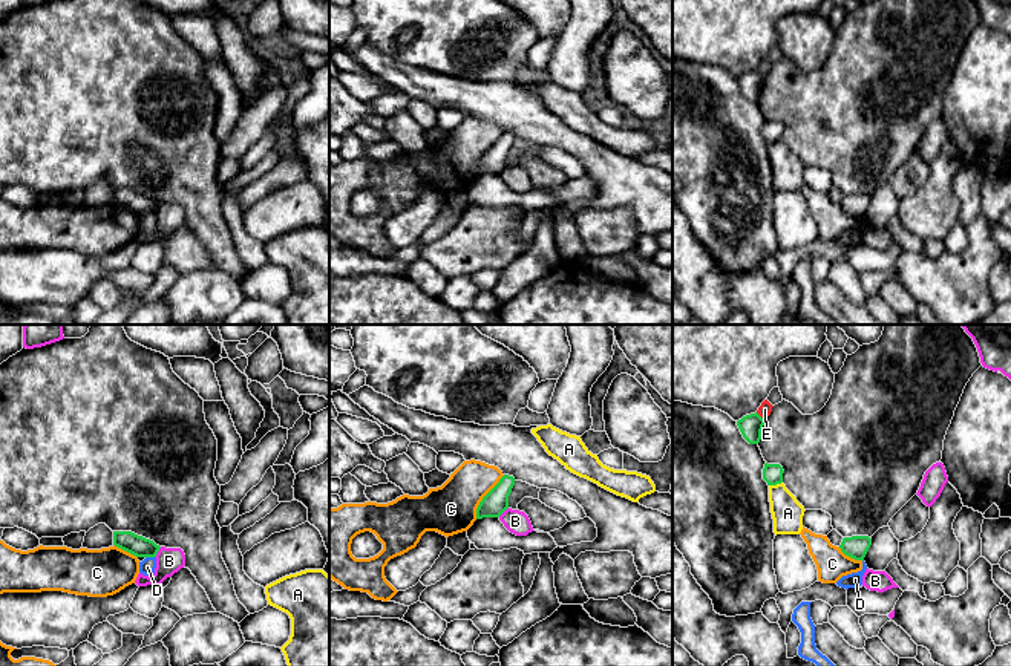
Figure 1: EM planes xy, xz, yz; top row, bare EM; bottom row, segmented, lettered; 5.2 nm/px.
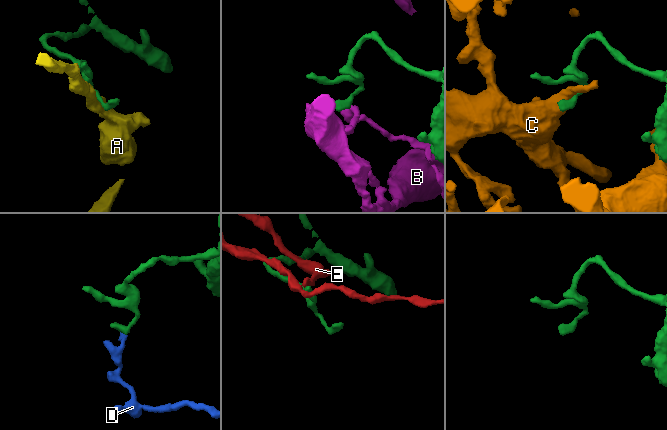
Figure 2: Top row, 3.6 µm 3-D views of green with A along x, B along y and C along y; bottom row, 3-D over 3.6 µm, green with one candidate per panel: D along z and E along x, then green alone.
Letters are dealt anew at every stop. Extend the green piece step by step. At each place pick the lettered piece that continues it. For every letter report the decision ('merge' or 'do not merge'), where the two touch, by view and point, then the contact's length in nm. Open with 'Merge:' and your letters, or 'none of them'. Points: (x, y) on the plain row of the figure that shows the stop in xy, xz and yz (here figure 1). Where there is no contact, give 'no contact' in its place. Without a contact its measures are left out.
Merge: none of them
A: do not merge; contact yz (775, 141); length 80 nm
B: do not merge; contact xy (158, 207); length 70 nm
C: do not merge; contact xz (484, 153); length 280 nm
D: do not merge; contact xy (150, 213); length 60 nm
E: do not merge; contact yz (760, 74); length 60 nm

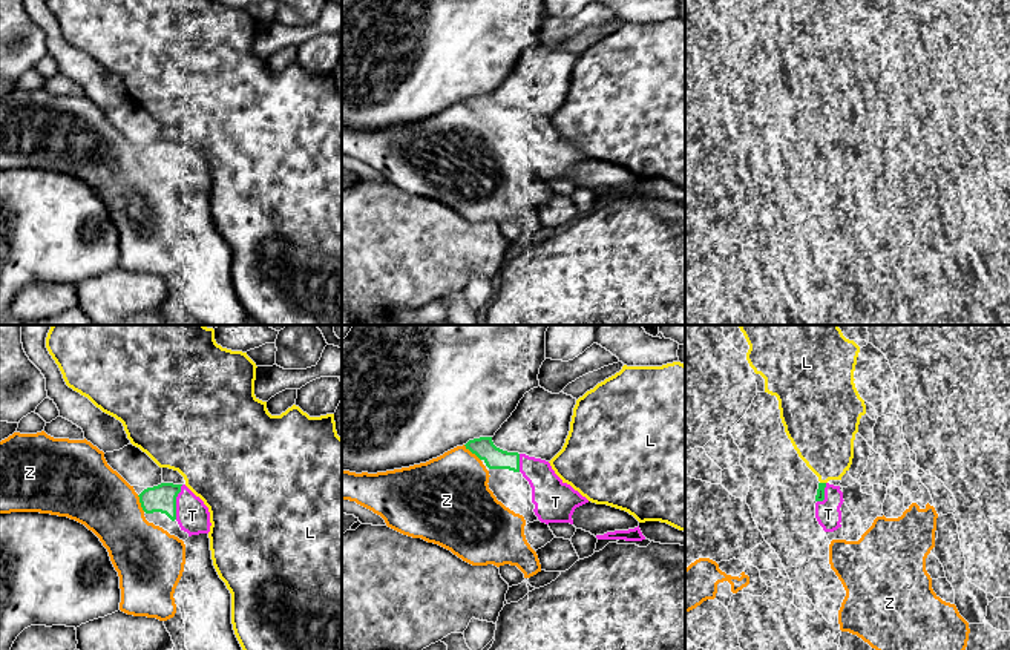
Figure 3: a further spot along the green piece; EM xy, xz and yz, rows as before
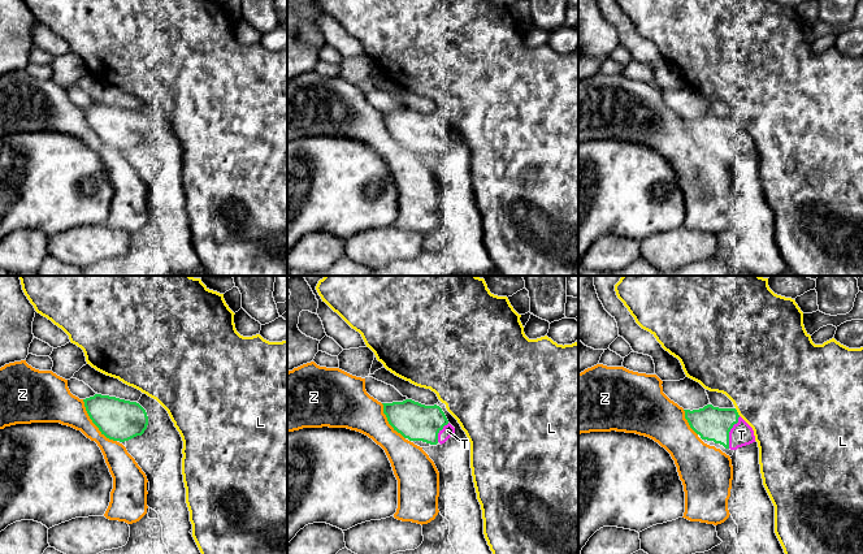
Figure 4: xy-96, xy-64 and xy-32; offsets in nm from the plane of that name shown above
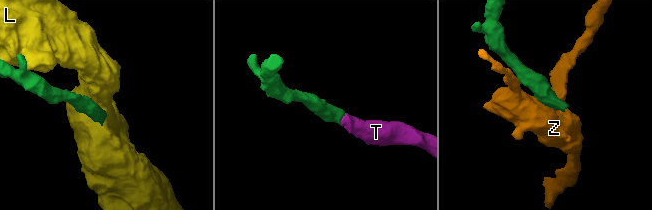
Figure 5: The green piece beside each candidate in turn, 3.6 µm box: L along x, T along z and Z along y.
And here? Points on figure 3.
Merge: T
L: do not merge; contact yz (823, 140); length 30 nm
T: merge; contact xy (175, 158); length 190 nm
Z: do not merge; contact xz (472, 109); length 130 nm

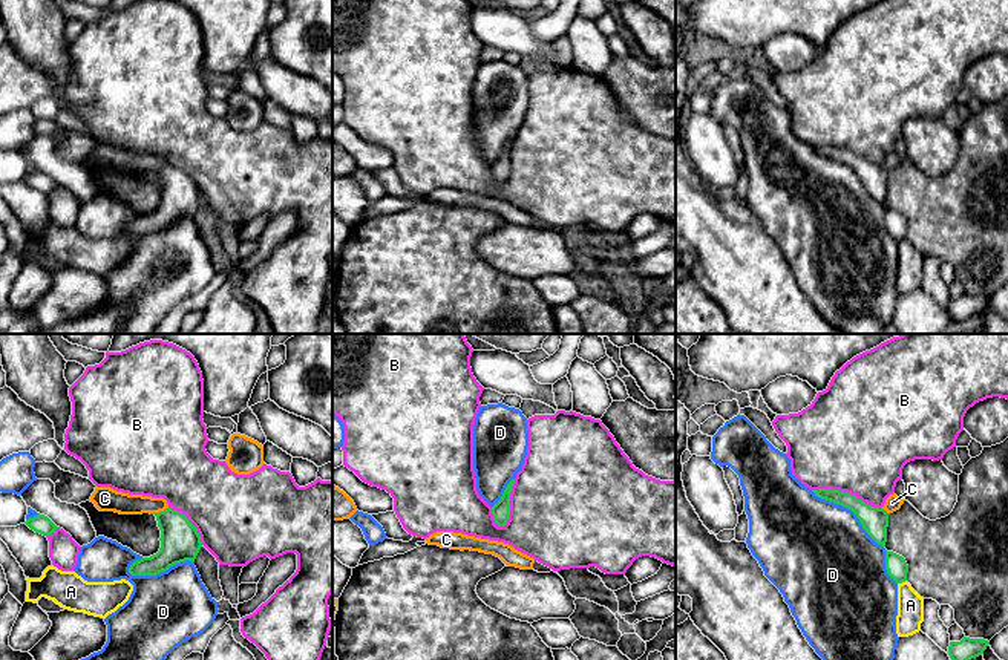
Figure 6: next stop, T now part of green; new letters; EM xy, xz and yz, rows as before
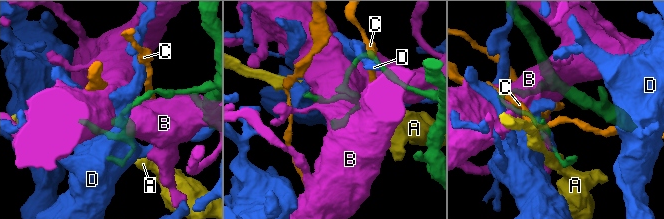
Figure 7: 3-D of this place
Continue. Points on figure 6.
Merge: none of them
A: do not merge; contact yz (901, 239); length 50 nm
B: do not merge; contact xz (509, 163); length 280 nm
C: do not merge; contact xy (160, 169); length 110 nm
D: do not merge; contact xy (160, 228); length 360 nm

